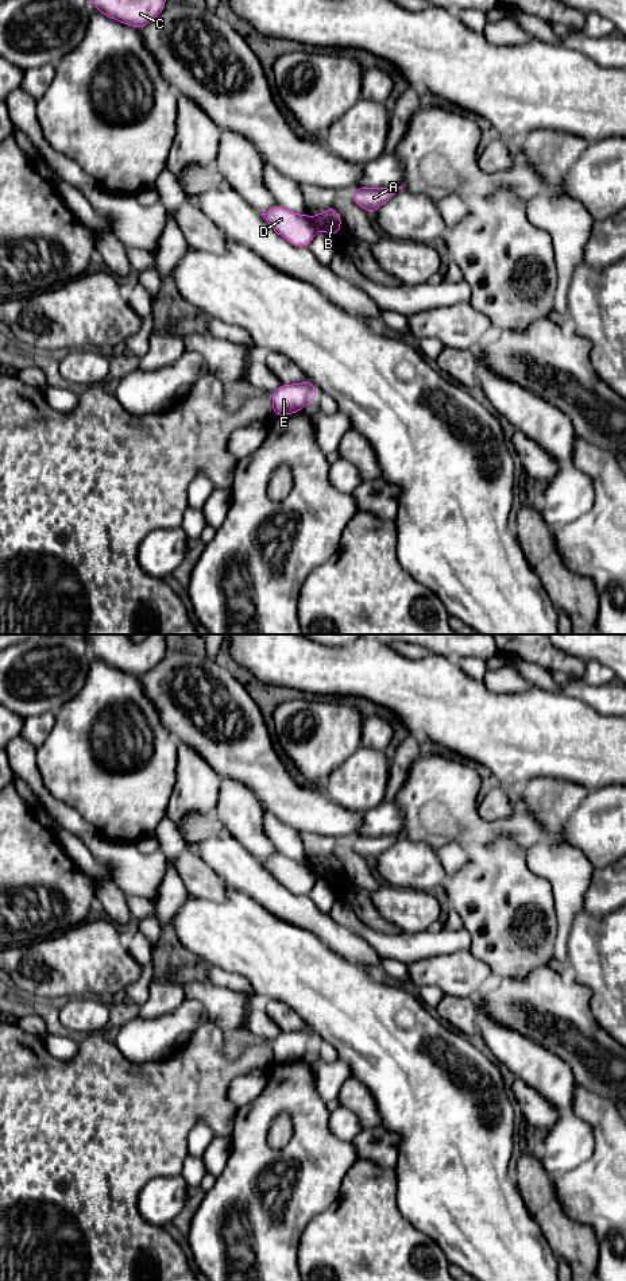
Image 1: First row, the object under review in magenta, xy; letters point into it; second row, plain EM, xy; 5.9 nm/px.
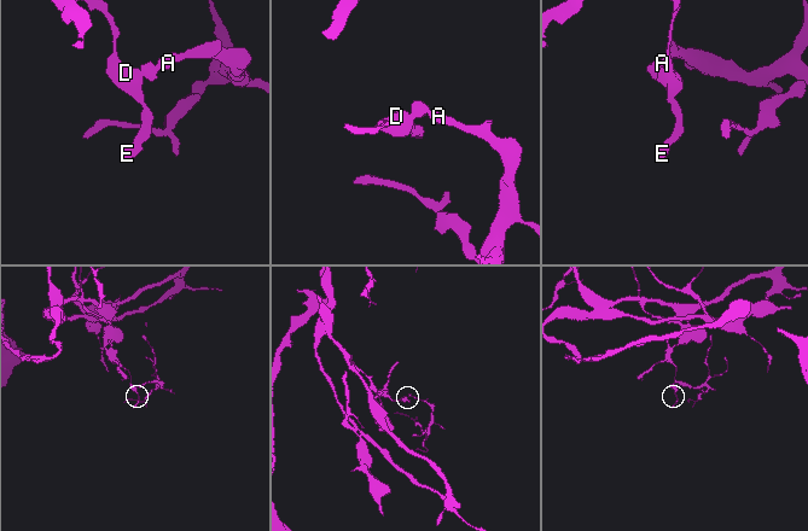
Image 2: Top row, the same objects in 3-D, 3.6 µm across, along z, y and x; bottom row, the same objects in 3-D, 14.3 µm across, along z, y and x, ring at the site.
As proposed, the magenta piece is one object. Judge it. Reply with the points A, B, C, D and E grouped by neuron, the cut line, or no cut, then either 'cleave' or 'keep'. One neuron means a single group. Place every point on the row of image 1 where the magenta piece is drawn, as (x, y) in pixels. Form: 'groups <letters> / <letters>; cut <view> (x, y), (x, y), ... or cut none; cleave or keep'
groups A B / C D E; cut xy (315, 217), (321, 228); cleave

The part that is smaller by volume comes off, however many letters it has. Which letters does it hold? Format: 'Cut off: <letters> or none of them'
Cut off: A, B

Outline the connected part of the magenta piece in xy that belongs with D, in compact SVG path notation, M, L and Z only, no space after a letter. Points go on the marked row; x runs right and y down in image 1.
M281 205L260 215L279 236L295 247L309 247L321 229L314 216L298 215Z

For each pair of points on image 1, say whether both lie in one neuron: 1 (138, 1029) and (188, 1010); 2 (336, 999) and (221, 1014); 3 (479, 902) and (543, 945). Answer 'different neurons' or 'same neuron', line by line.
1: same neuron
2: different neurons
3: same neuron

